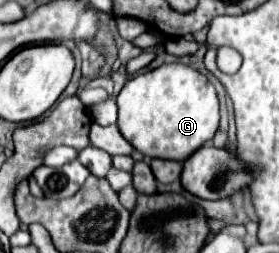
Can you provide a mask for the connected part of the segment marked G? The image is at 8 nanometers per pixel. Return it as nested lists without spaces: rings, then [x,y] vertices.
[[[185,63],[161,65],[127,79],[117,95],[119,129],[143,155],[185,161],[219,129],[219,97],[209,79]]]

